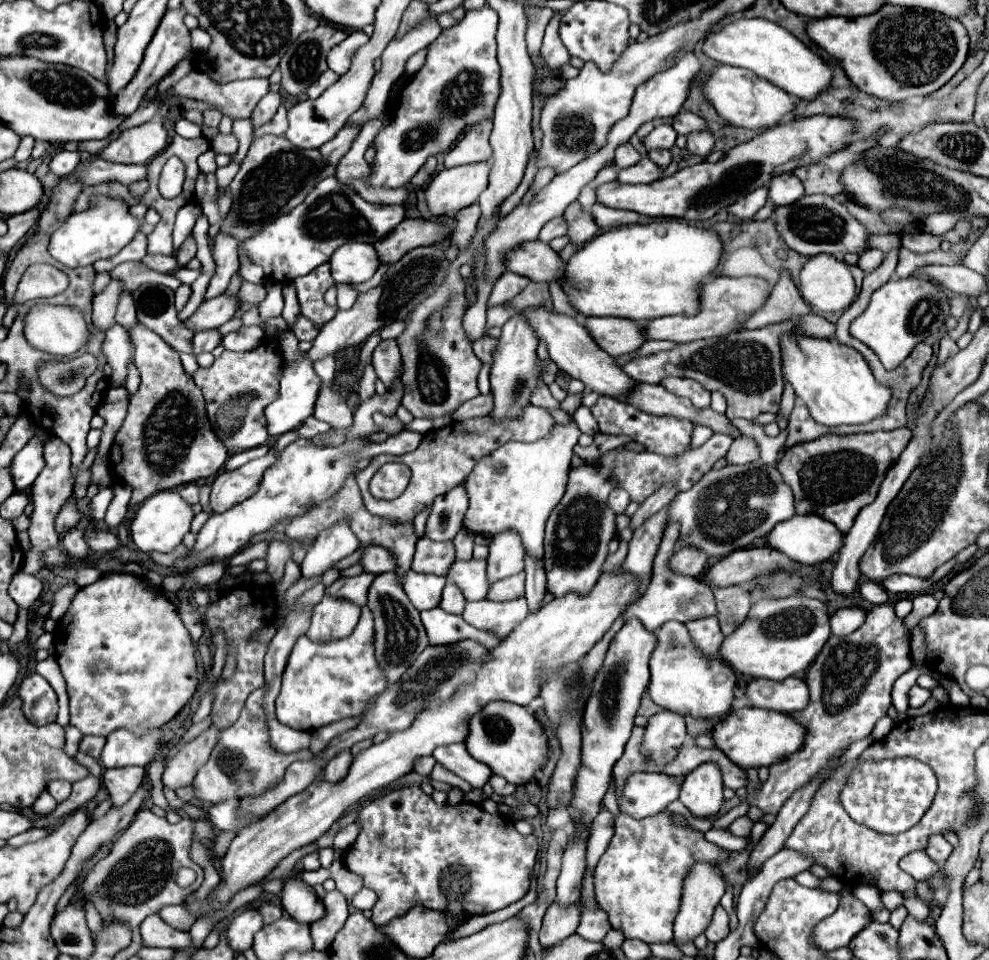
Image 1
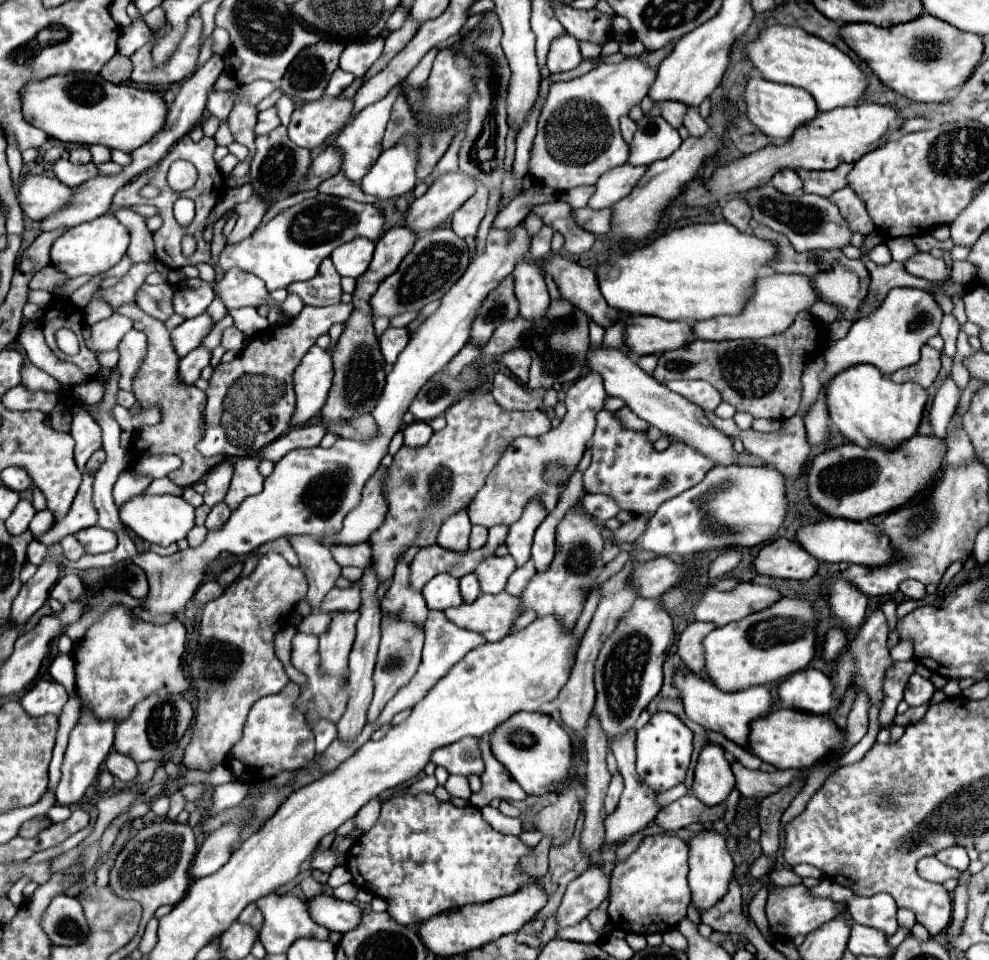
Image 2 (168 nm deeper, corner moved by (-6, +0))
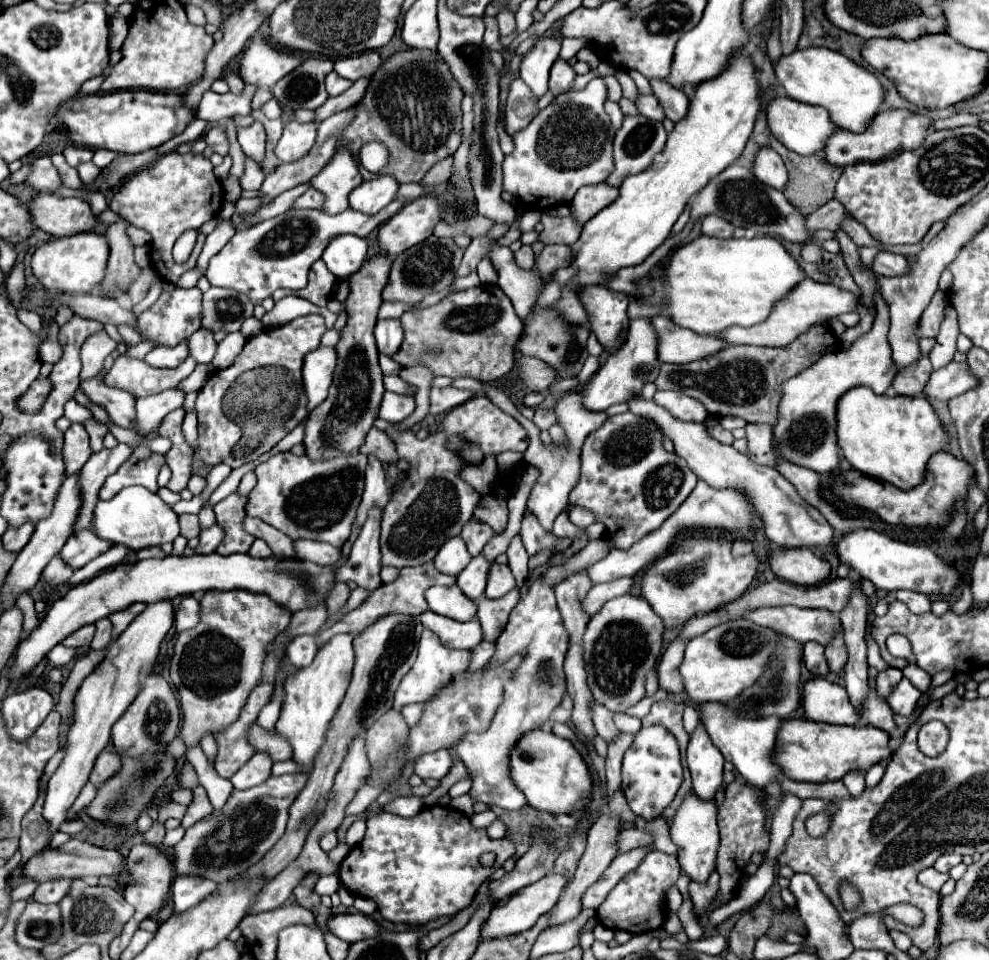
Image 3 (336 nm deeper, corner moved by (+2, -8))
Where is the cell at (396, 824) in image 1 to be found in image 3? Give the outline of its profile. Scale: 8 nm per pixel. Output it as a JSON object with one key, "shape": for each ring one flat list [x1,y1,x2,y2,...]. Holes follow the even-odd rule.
{"shape":[[433,805,421,809,413,817,399,817,383,811,367,819,365,839,359,845,355,845,345,857,345,861,339,865,339,879,351,893,373,899,385,921,419,927,433,919,455,915,457,911,469,907,481,883,485,883,493,871,503,867,503,863,509,857,513,857,513,853,515,853,513,841,489,839,485,829,473,829,469,817,453,807],[485,851,497,853,497,861,493,867,483,867,479,863,479,855]]}

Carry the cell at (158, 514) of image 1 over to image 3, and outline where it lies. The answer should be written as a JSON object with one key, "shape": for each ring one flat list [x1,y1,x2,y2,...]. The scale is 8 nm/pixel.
{"shape":[[133,485,121,489,121,493,117,493,109,501,97,501,91,529,101,539,107,539,111,543,123,543,129,549,139,551,151,545,171,543,179,535,179,519,177,513,169,505,165,505,157,493,149,493,149,489,141,485]]}

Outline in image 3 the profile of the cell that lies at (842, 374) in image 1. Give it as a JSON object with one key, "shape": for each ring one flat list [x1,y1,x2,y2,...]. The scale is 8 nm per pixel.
{"shape":[[865,387,851,389,841,397,837,407,837,439,845,459,857,471,903,491,921,485,927,477,927,461,949,445,949,435,925,397,875,395]]}

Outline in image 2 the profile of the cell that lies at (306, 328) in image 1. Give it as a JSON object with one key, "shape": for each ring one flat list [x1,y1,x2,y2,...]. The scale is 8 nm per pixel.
{"shape":[[353,303,333,305,333,307,303,307,303,311,291,321,269,327,261,335,255,335,249,341,249,345,231,363,219,363,213,371,213,377,209,379,207,405,205,405,205,435,203,441,199,443,199,451,205,457,211,455,253,457,253,453,259,453,263,447,267,447,277,437,281,437,289,429,287,421,295,405,295,393,291,383,293,369,299,365,303,353,315,345,315,339,319,335,325,335,335,323,345,323,351,313,353,313]]}

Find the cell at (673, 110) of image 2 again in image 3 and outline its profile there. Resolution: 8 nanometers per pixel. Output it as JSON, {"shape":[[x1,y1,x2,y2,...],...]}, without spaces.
{"shape":[[639,93,637,99,635,99,635,105,639,109,641,115,653,119,653,121,663,121,665,119,665,113,661,109,661,105,657,103,657,99,653,95,645,95,645,93]]}

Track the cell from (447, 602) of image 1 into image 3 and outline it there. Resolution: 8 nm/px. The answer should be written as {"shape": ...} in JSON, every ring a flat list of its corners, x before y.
{"shape":[[479,553,477,557,471,559,467,569,457,575,457,585,469,599,479,599,485,593,489,567,491,567,491,561,483,553]]}

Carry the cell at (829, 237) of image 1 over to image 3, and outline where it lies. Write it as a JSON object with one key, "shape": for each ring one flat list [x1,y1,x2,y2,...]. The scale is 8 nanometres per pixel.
{"shape":[[729,165,723,173,715,175,691,201,691,221,695,223,707,215,717,215,725,221,729,221,733,227,745,227,753,229,759,235,769,235,769,237,779,237,785,241,793,243,805,243,813,239,813,233,805,229,805,217,789,205,785,195,779,189,773,189,769,185,763,185,757,181,751,169,739,167,739,165]]}

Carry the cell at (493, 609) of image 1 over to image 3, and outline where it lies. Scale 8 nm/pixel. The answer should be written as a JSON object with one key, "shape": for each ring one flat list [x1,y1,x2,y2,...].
{"shape":[[427,610,420,615,420,621,425,629,433,631,449,649,473,649,483,641,481,625,477,619,458,622]]}

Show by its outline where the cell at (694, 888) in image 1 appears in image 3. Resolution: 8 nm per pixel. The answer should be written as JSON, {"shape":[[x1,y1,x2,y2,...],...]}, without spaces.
{"shape":[[689,791,679,805,673,823,671,823,671,839,681,847,679,865,681,869,695,881,703,883,709,873,715,869,715,857,719,849,719,829,717,829,717,805,715,799,703,801,693,791]]}

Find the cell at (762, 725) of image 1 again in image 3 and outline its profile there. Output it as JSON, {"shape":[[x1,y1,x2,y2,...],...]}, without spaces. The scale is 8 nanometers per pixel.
{"shape":[[787,719,777,737,775,761,781,765,785,777,795,781,839,781,849,771,867,773,875,763,889,761,893,751,889,749,889,733,873,725,839,727,829,723,815,723,809,719]]}

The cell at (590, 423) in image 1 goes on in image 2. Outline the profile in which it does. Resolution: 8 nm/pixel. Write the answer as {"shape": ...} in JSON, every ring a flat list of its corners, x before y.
{"shape":[[609,411,597,413,591,449,593,461,583,475,585,493,611,495,621,505,621,509,641,515,653,515,663,501,691,489,711,467,715,467,711,459,685,443,673,443,665,451,655,451,645,439,645,433,621,427,621,423]]}

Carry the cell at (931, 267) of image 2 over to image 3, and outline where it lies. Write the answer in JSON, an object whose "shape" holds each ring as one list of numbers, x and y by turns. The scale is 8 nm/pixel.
{"shape":[[879,251,871,269,879,275,887,275,887,277,893,277,893,275,905,275,909,271,909,265,905,261,903,255,895,255,895,253,887,253,887,251]]}

